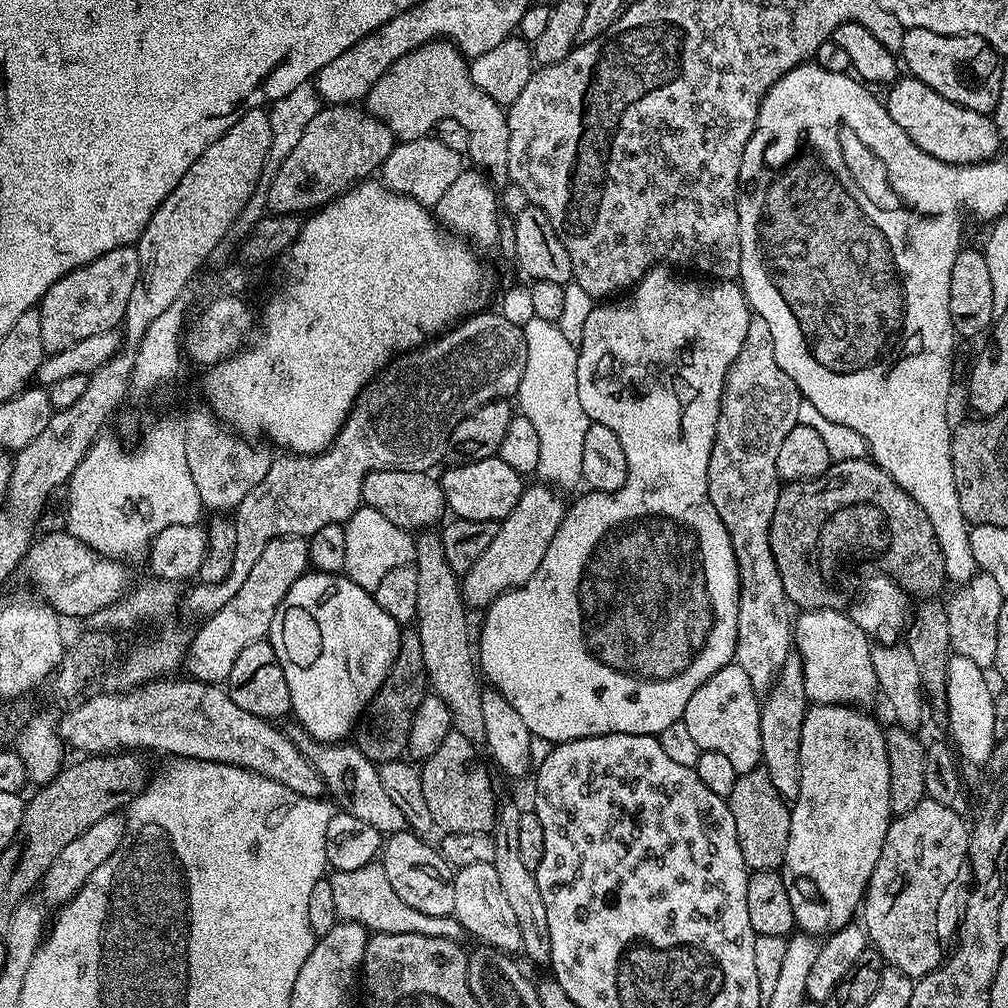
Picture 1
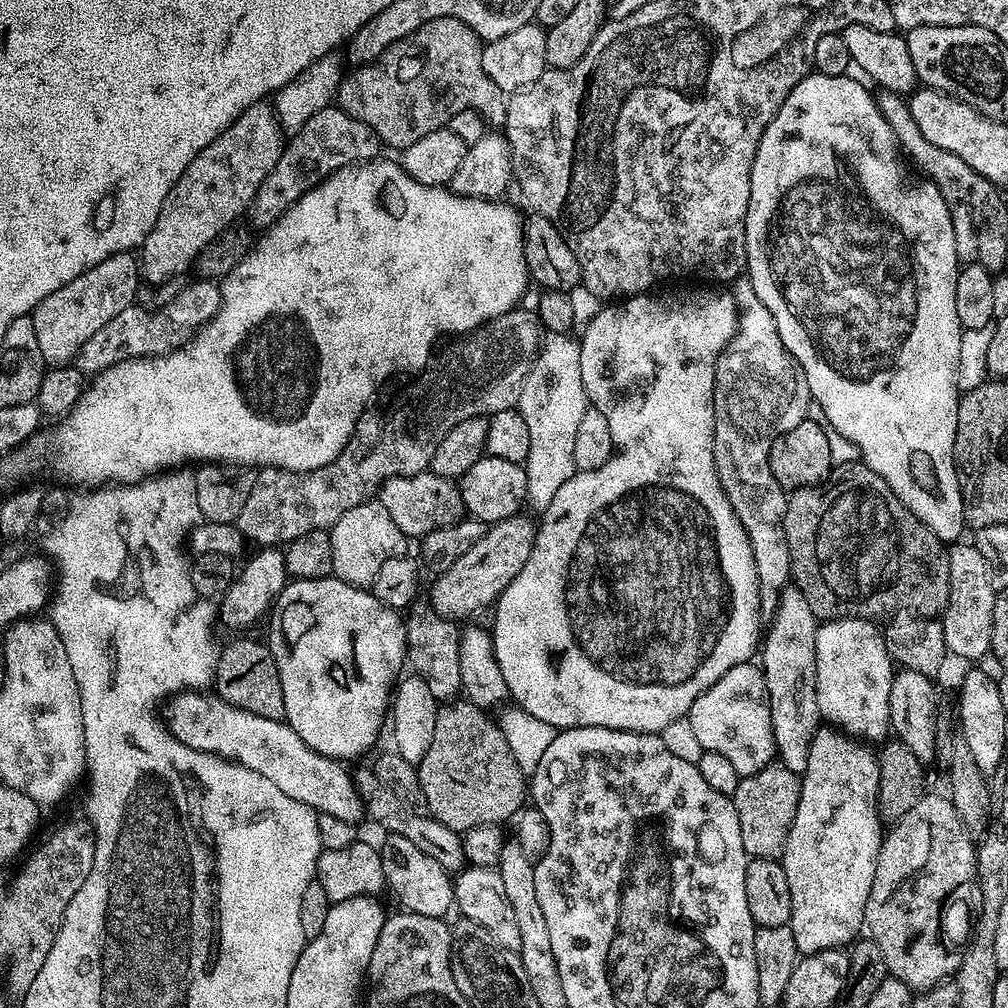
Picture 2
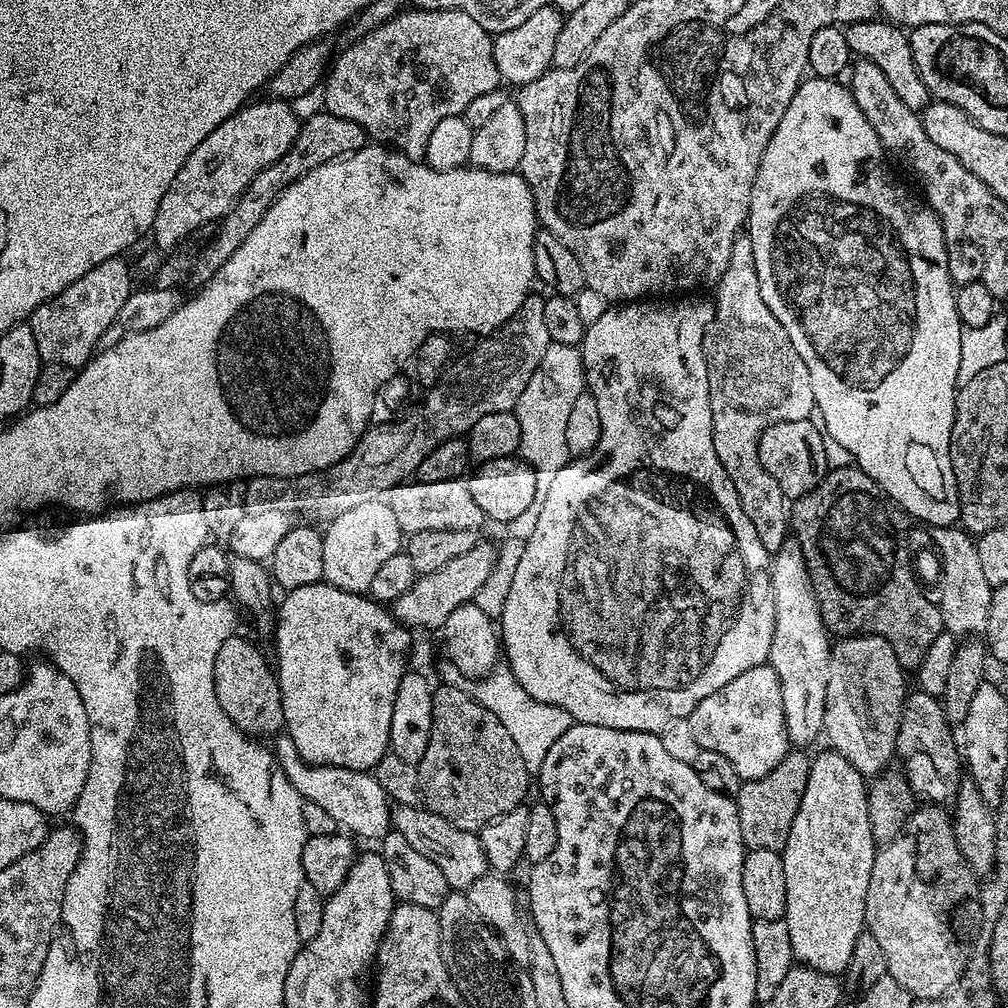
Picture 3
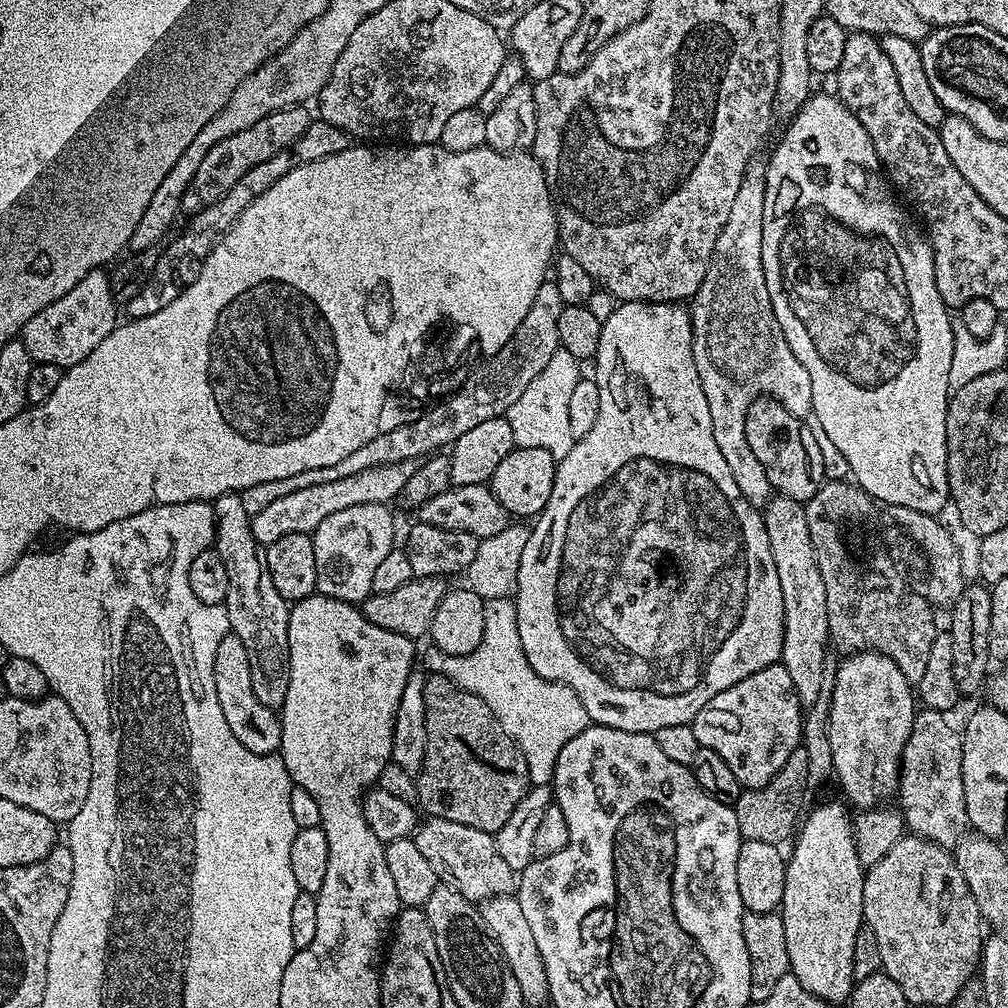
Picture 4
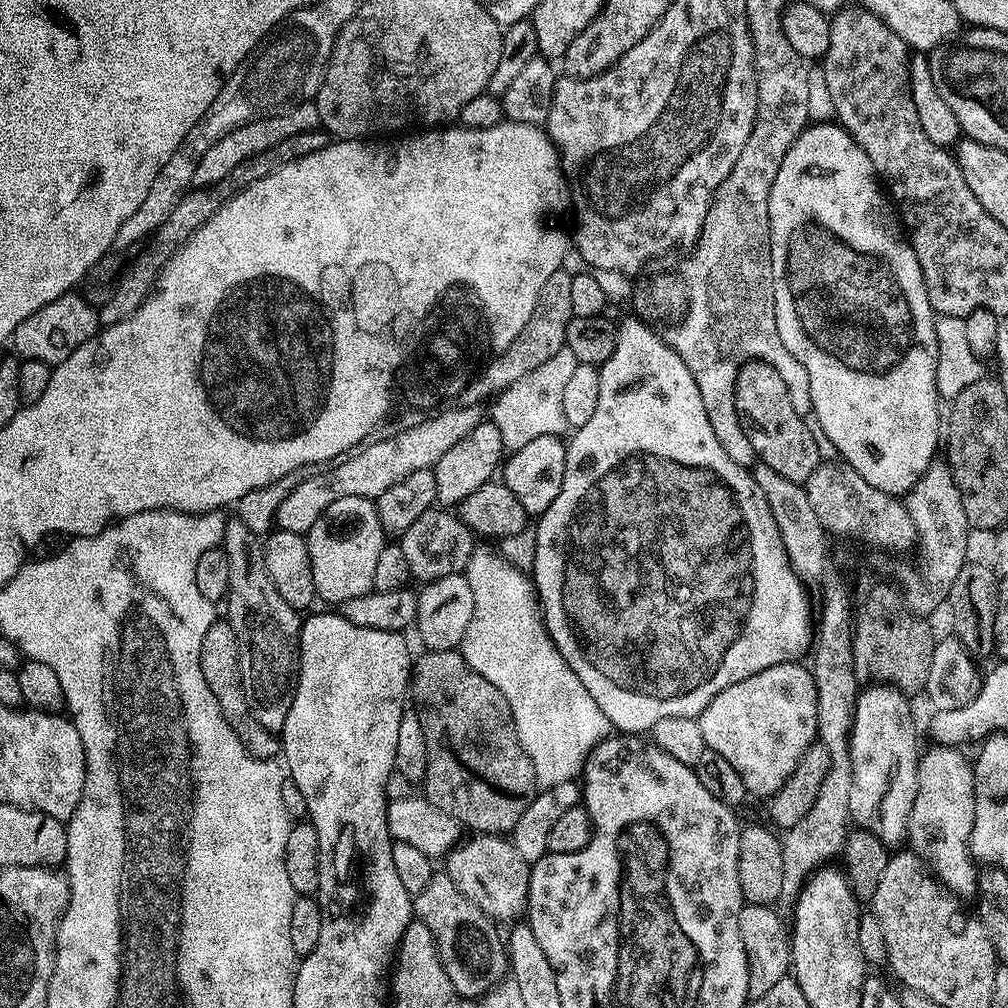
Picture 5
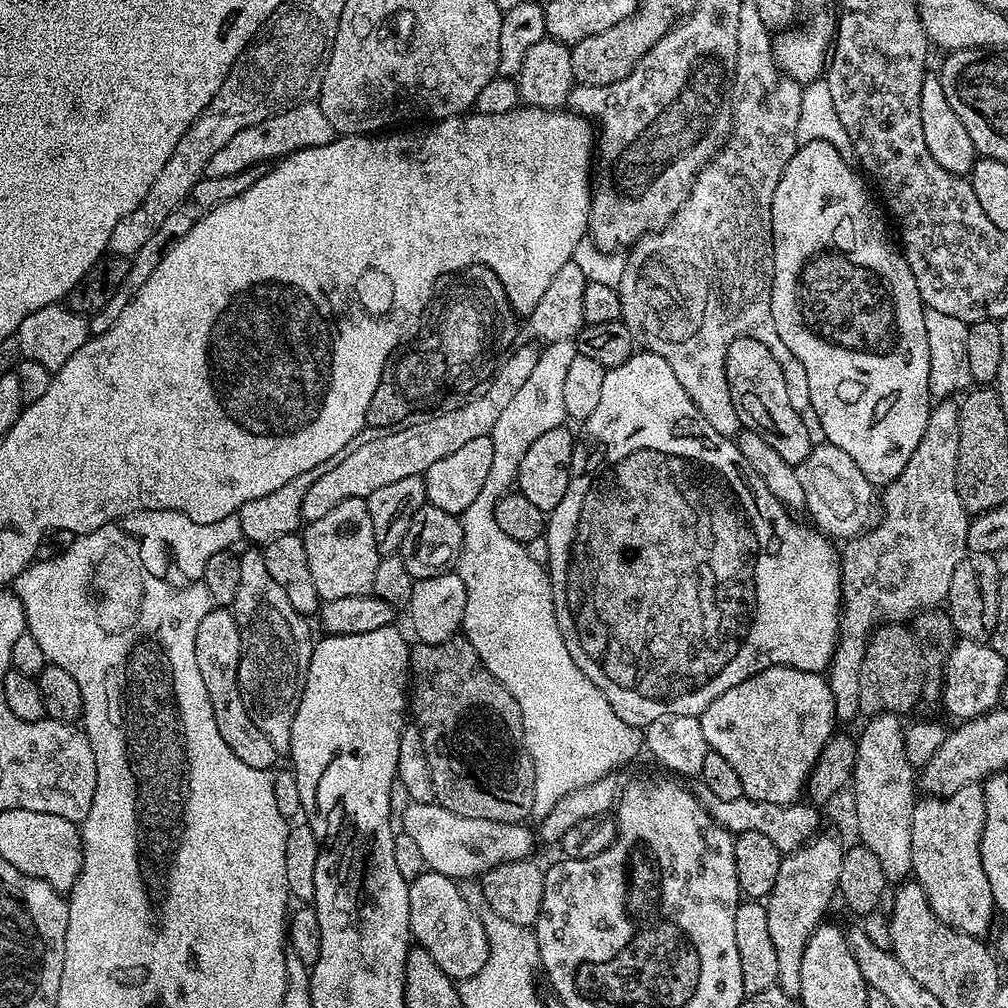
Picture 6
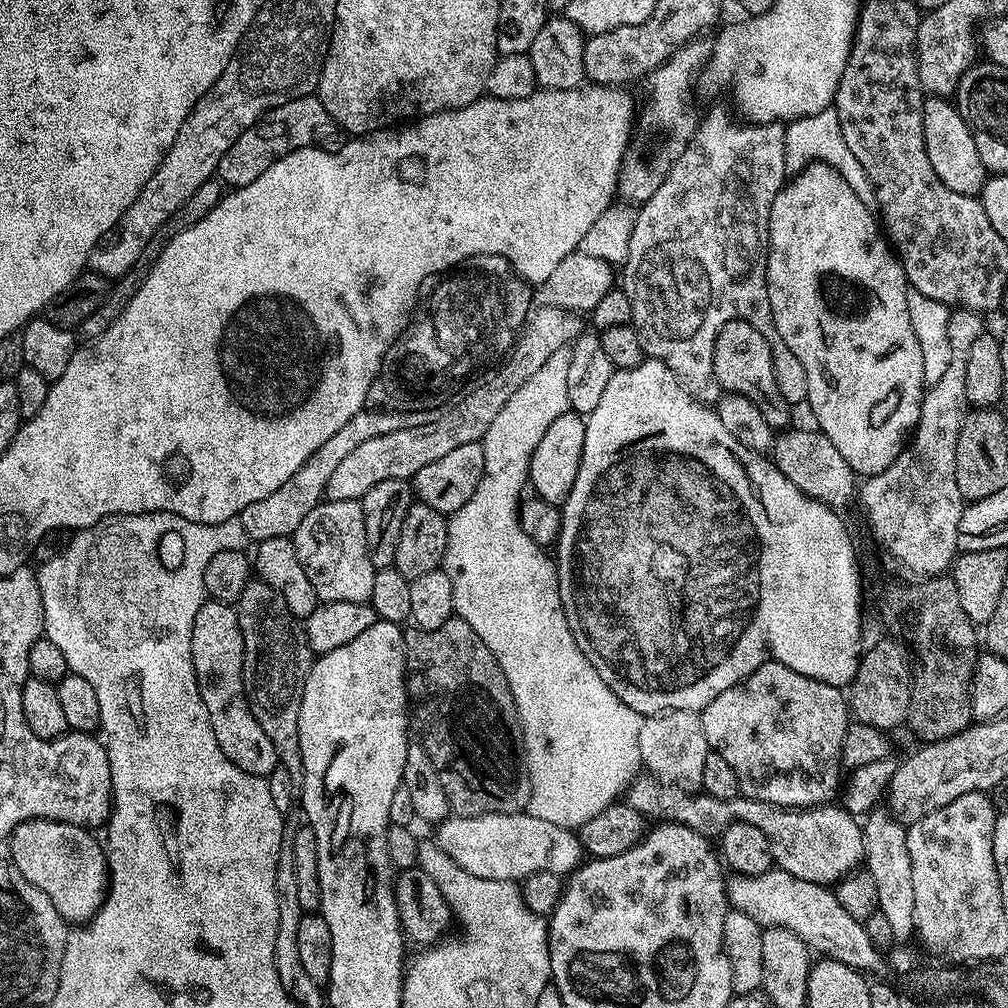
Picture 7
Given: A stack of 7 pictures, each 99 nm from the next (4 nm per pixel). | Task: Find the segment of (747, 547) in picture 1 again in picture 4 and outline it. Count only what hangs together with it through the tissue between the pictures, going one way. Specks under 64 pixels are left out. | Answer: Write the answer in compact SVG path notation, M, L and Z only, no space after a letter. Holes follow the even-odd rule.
M763 159L749 162L742 186L738 186L738 198L734 198L730 216L718 234L704 285L690 304L694 366L698 366L706 406L710 406L714 442L718 442L718 450L722 450L722 458L726 458L726 466L730 466L730 474L734 474L746 502L759 509L772 499L774 489L766 478L766 470L762 470L762 462L754 458L754 450L750 450L750 442L744 437L748 408L753 400L765 395L779 400L792 416L804 418L812 411L810 374L794 358L794 350L790 350L790 342L786 342L786 334L778 326L762 270L767 173L768 165Z

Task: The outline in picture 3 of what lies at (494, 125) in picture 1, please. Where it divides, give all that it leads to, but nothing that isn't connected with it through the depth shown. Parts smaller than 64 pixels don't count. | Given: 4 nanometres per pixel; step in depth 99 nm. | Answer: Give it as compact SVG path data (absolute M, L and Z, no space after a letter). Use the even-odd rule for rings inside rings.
M409 7L360 41L349 44L337 60L335 57L322 84L323 107L338 118L358 122L365 137L372 139L373 136L377 145L391 146L408 159L419 161L430 133L438 122L442 122L442 118L463 116L466 106L470 106L474 98L482 98L482 94L490 94L490 90L501 87L502 81L492 53L493 39L493 33L478 26L478 22L465 12Z

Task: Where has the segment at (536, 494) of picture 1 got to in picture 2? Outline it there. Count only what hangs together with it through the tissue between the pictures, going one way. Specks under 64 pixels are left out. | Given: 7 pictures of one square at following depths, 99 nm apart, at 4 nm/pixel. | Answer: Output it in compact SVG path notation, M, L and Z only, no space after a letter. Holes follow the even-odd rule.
M517 514L499 520L496 524L489 524L485 527L482 538L450 566L450 570L439 573L432 584L432 598L430 605L443 619L453 622L461 622L467 616L480 612L484 607L495 605L500 599L506 586L514 582L518 570L526 566L526 558L530 558L530 550L534 546L537 525L532 524L524 517L524 514Z

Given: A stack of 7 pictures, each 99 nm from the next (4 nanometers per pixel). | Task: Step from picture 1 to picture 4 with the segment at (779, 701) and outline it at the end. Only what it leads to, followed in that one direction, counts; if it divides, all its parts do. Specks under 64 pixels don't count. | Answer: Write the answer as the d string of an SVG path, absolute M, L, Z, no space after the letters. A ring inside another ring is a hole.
M773 495L762 515L766 534L770 538L770 554L774 554L774 566L778 566L778 582L782 582L782 663L786 670L790 670L790 678L794 678L801 705L810 706L821 699L820 683L824 680L824 663L828 660L828 652L830 653L826 586L822 583L822 570L818 570L818 558L814 552L814 542L810 538L810 525L806 522L806 510L801 501L789 496Z

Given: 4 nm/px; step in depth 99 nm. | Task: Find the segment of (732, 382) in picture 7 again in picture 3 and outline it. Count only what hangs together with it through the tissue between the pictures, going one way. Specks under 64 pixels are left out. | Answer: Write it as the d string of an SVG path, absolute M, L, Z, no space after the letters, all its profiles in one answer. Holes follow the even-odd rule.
M808 420L782 422L768 425L760 436L758 454L762 466L770 478L778 482L785 497L799 498L810 494L810 490L817 488L830 471L826 462L826 450L822 447L825 433L817 425L816 428Z

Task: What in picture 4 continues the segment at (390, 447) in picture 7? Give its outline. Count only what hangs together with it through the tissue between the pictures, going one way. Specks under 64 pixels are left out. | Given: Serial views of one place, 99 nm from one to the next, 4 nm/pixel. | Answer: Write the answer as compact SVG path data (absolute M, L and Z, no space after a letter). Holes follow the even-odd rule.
M415 459L400 460L397 464L391 464L391 462L375 464L374 467L362 470L350 478L338 478L338 482L322 482L318 486L306 486L303 490L294 490L282 498L274 498L274 502L270 502L270 506L266 506L266 510L258 510L258 514L252 517L254 538L258 538L260 544L267 546L278 542L278 538L286 538L286 534L311 534L315 532L318 522L322 522L322 518L330 518L330 514L338 514L338 510L346 510L346 506L354 506L355 504L391 505L392 499L395 496L397 499L403 493L406 481L410 479L410 474L414 474L416 466L417 461Z

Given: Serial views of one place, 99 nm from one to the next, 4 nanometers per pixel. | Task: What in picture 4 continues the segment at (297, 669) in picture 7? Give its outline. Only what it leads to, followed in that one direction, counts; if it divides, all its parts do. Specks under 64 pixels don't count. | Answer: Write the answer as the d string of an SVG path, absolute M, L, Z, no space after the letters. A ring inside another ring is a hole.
M227 492L214 502L216 509L216 538L214 547L226 562L228 593L224 608L230 618L231 635L237 636L246 646L250 657L250 678L254 682L254 694L267 708L277 710L286 702L286 690L290 686L290 642L288 641L289 601L274 590L270 570L266 566L265 545L254 538L252 517L246 514L238 492Z

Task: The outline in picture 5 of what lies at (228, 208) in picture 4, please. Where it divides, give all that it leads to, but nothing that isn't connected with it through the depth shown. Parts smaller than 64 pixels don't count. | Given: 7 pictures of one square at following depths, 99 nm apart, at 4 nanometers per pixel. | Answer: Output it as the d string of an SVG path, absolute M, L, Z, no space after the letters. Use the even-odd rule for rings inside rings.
M306 130L302 134L294 134L294 138L285 138L282 142L278 142L278 146L270 146L270 150L262 150L258 154L254 154L254 158L242 162L242 166L238 166L238 170L234 170L234 174L228 176L222 182L218 182L210 188L193 187L185 192L184 197L178 202L178 206L174 206L174 210L170 210L170 218L166 218L166 222L162 222L160 229L155 232L154 241L156 240L156 244L149 243L147 245L149 248L137 260L135 257L129 263L128 271L118 282L118 290L114 294L114 298L110 298L110 302L99 305L101 325L104 328L109 328L118 322L130 319L152 295L152 290L156 287L156 281L160 278L160 272L170 262L170 258L184 244L188 243L188 240L195 235L196 231L228 199L237 196L240 189L258 182L258 178L266 178L266 174L286 166L286 162L294 162L298 158L306 158L306 154L314 154L314 150L322 150L328 143L330 143L329 133L323 130Z

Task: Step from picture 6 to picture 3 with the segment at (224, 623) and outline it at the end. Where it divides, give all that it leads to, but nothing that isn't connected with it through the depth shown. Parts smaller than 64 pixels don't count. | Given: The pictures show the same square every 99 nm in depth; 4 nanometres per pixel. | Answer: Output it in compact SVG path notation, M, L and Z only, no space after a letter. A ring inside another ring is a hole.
M233 634L226 642L222 642L222 647L218 649L218 658L214 658L214 690L216 691L216 703L222 706L222 710L225 714L229 716L230 719L236 723L236 727L240 729L241 732L247 734L252 738L260 738L256 736L269 736L269 738L275 737L277 733L284 728L284 711L282 710L282 694L280 693L280 681L278 679L277 673L272 672L268 669L268 660L251 644L248 640L243 640L240 634Z

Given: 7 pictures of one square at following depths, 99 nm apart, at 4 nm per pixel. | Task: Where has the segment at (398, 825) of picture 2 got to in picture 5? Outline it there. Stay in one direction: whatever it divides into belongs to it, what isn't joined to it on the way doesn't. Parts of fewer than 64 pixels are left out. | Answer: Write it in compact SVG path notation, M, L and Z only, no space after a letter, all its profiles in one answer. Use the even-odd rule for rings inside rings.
M476 834L471 838L473 840L461 839L456 847L448 853L446 875L452 879L454 886L458 886L458 890L462 890L462 894L466 894L466 898L470 898L470 902L474 902L474 906L481 908L493 920L512 922L523 917L528 907L528 891L532 873L529 861L524 860L522 854L518 854L518 850L512 845L511 839L505 838L503 835Z

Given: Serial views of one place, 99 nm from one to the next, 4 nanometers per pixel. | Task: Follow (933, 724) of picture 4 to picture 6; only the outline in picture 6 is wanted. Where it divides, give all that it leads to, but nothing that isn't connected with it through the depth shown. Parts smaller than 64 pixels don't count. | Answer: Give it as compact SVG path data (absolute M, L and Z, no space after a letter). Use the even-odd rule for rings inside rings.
M971 784L949 796L923 799L917 799L912 806L911 875L922 886L937 920L959 932L987 937L987 932L993 931L992 916L997 915L997 910L980 857L980 839L986 822L983 787Z

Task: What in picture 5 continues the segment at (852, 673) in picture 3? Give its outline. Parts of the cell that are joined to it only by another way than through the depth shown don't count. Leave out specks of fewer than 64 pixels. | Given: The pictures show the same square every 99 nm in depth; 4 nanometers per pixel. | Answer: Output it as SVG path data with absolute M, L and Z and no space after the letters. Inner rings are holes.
M872 682L861 687L856 698L849 740L852 771L849 817L854 821L856 828L865 828L889 846L903 845L907 841L910 810L916 793L916 771L921 749L916 748L916 724L912 721L912 708L908 705L908 700L909 697L905 693L893 688L887 682Z

